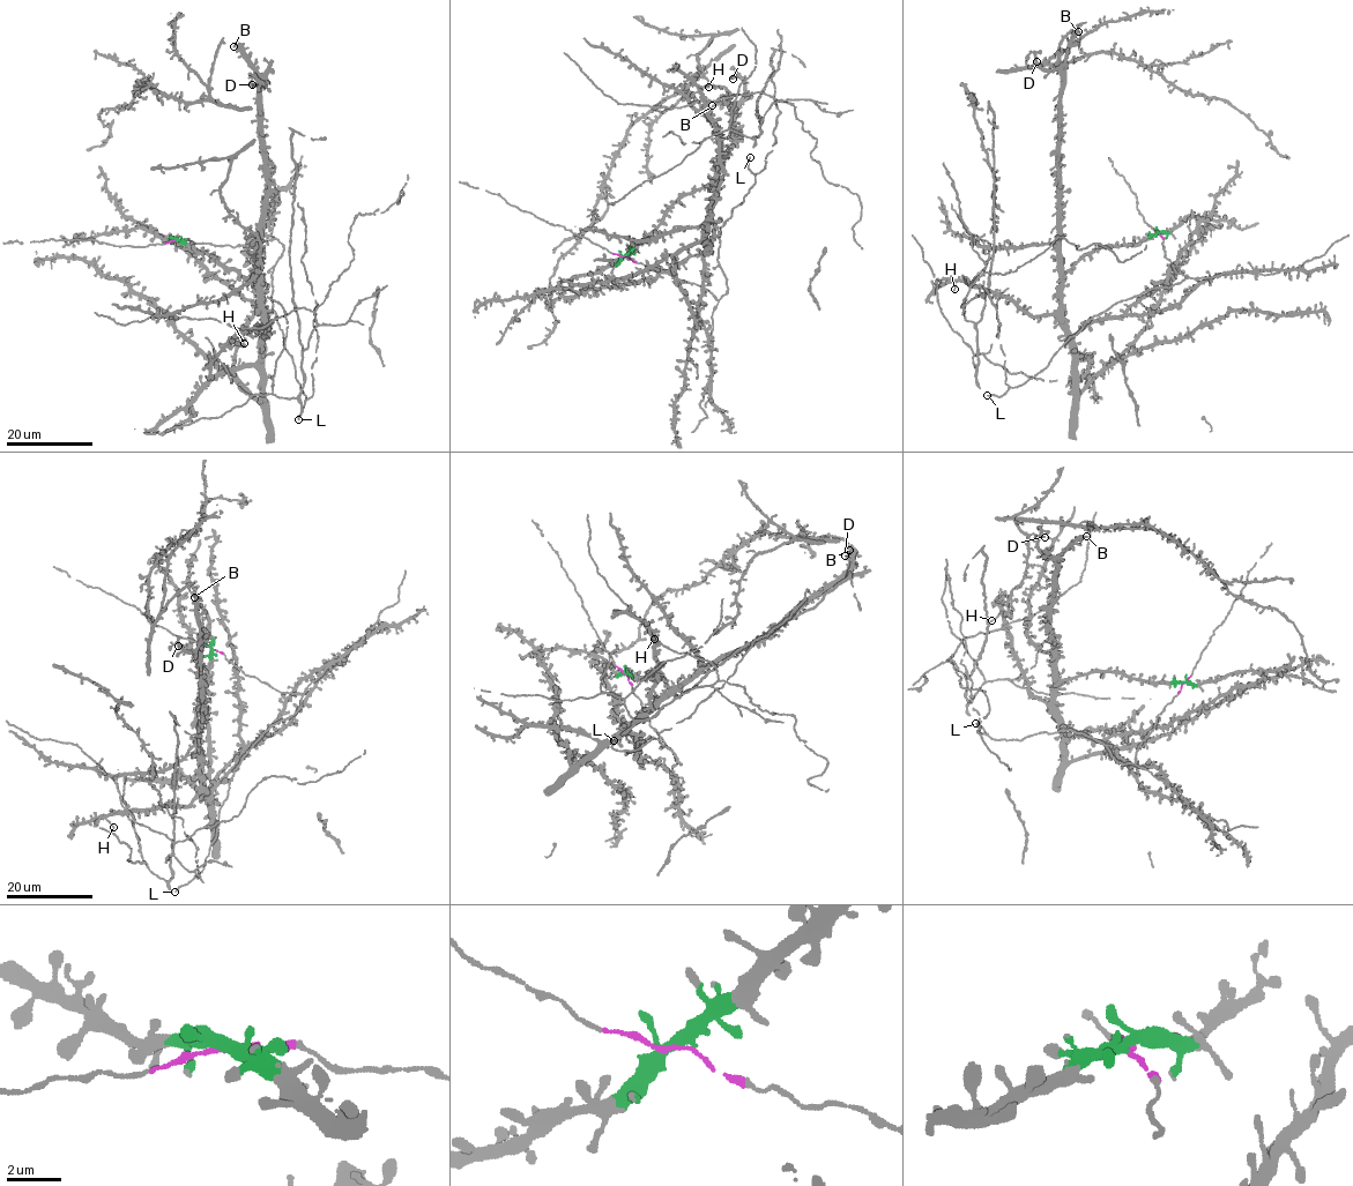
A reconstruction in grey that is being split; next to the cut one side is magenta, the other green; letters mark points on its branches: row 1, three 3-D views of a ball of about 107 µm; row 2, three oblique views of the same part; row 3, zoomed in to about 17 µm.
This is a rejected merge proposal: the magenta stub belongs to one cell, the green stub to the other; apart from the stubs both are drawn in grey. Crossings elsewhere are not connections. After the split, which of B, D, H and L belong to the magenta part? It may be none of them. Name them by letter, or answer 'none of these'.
L

